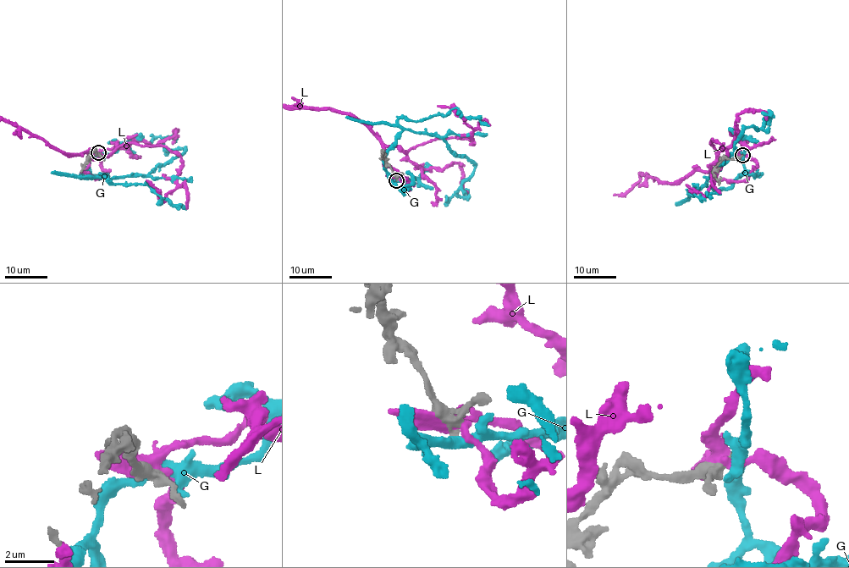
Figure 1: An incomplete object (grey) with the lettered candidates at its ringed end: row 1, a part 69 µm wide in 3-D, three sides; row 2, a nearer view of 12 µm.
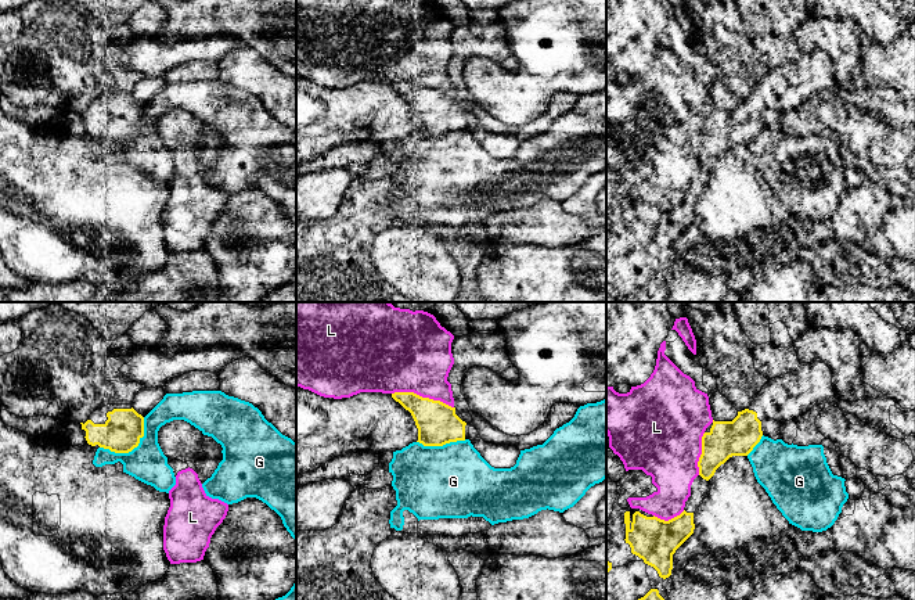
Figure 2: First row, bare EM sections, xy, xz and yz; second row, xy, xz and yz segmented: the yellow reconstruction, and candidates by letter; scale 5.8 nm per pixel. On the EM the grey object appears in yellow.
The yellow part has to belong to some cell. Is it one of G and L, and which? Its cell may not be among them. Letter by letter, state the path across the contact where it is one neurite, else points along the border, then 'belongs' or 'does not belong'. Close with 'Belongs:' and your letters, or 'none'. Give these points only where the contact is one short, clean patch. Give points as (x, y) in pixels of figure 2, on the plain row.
G: does not belong
L: does not belong
Belongs: none

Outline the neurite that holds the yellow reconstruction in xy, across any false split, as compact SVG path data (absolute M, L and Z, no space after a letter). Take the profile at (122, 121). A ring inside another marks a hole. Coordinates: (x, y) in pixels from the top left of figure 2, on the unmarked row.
M107 94L80 114L89 134L115 143L132 141L144 126L144 107L132 94Z

